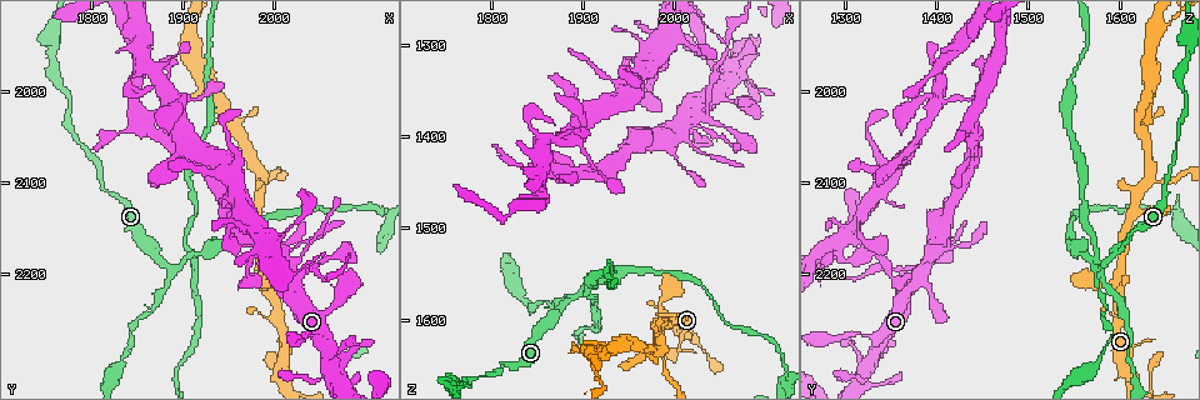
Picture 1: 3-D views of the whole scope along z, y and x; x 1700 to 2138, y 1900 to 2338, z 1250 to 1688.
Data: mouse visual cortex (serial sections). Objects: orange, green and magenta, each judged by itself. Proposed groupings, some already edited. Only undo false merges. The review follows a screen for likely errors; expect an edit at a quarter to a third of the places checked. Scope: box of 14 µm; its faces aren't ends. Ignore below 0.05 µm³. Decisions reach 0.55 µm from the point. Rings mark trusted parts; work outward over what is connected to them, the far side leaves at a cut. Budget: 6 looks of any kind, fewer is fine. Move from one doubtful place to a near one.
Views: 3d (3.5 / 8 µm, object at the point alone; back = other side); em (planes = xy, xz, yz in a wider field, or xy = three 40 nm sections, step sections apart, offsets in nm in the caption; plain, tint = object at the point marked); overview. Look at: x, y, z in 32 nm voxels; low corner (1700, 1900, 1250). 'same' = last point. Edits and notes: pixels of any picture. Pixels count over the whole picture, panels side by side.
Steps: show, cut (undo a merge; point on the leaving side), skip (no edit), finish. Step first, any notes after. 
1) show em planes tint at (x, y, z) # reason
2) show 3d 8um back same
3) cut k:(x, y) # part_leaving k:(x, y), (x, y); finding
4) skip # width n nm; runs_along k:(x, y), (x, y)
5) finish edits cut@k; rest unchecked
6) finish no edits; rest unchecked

show 3d 3.5um at (1910, 1930, 1640) # a fork

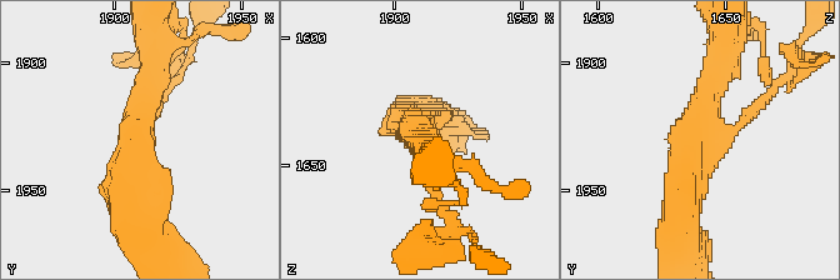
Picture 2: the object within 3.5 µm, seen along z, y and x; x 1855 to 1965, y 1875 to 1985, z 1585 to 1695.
show em xy step 1 tint at (1910, 1930, 1639) # arms 3; arm_widths 150, 350, 450 nm

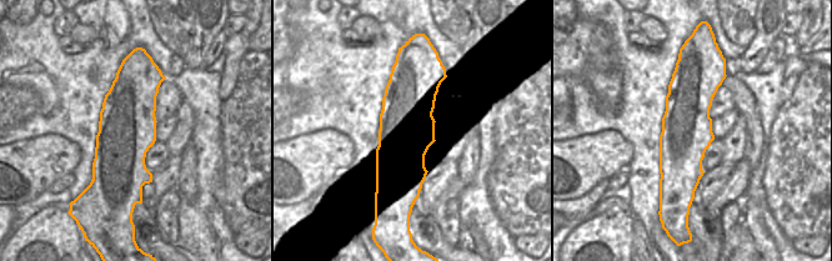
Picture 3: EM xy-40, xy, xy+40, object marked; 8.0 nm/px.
show em xy step 3 tint same # cut it another way

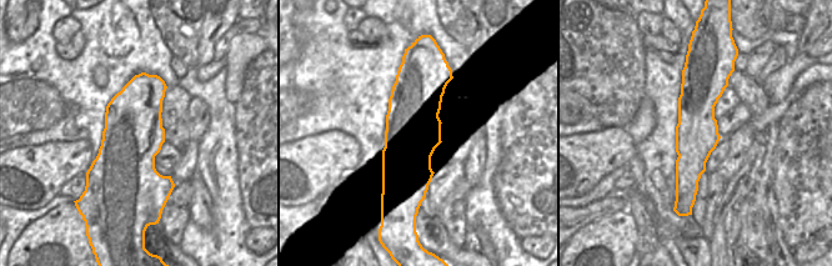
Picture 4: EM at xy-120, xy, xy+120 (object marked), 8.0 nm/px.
cut 2:(424, 239) # part_leaving 2:(736, 126), (798, 65); a second cell is stuck on

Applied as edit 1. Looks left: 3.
show 3d 3.5um at (1900, 2185, 1565) # sudden change in width

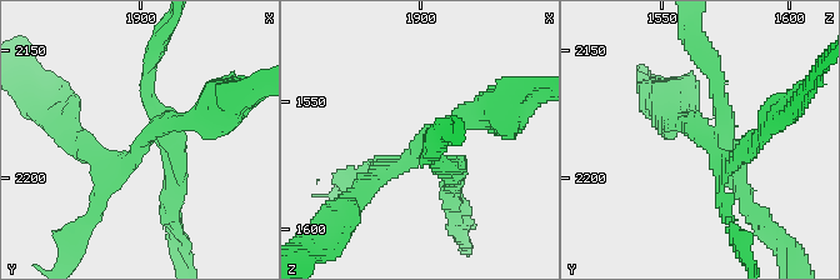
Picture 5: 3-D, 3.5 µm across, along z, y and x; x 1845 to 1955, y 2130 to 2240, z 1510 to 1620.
show em xy step 2 tint at (1901, 2183, 1566) # arms 4; arm_widths 200, 200, 200, 250 nm; need the tissue

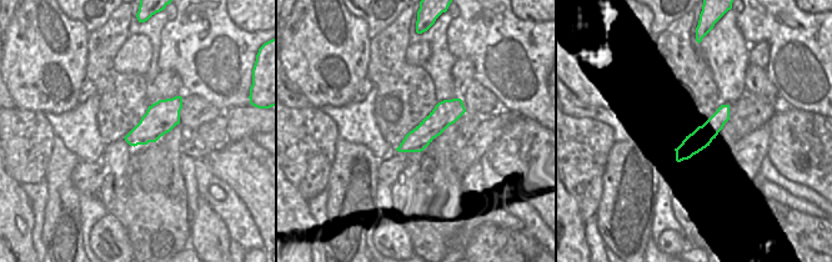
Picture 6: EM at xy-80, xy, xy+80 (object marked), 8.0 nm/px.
cut 5:(715, 84) # part_leaving 5:(720, 130), (718, 73), (695, 34); a second cell is stuck on

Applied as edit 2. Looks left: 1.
finish edits cut@2, cut@5; rest unchecked

